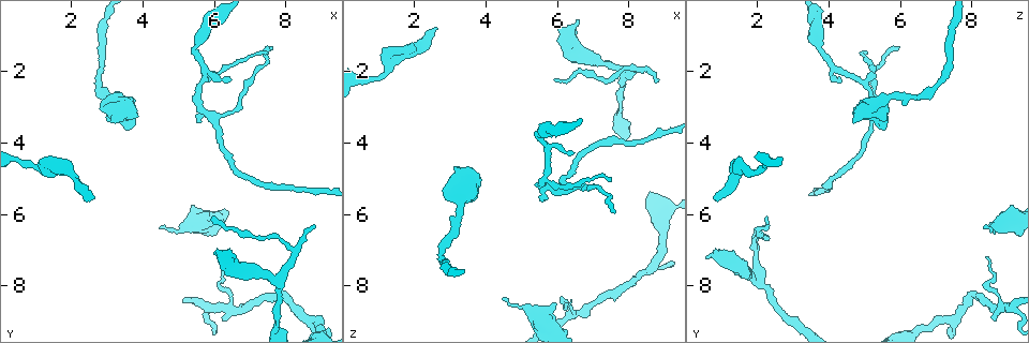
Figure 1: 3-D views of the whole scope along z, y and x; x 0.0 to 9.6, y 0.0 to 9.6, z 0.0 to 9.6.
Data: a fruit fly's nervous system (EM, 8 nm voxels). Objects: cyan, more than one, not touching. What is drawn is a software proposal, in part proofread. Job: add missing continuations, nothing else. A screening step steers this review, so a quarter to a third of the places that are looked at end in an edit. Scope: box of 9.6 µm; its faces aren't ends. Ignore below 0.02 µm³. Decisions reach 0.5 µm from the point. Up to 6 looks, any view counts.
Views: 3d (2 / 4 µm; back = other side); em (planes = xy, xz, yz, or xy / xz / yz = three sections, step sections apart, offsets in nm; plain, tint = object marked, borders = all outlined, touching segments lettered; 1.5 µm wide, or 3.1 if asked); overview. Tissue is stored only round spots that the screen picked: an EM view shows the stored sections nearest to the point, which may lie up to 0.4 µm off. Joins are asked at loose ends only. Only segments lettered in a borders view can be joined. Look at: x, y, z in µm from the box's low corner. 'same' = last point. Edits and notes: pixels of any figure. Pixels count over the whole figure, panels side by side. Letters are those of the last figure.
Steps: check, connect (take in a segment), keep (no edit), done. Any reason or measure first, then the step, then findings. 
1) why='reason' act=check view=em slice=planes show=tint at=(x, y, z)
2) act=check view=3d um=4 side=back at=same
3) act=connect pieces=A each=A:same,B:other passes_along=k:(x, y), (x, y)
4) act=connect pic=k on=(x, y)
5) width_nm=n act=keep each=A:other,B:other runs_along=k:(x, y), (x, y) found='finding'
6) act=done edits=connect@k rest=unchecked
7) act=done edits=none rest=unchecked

why='free end' act=check view=em slice=planes show=plain at=(6.40, 2.15, 4.25)

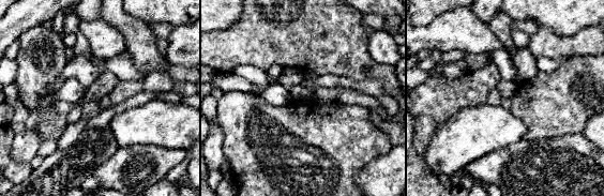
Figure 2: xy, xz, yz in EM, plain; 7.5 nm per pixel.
act=check view=em slice=planes show=borders at=same

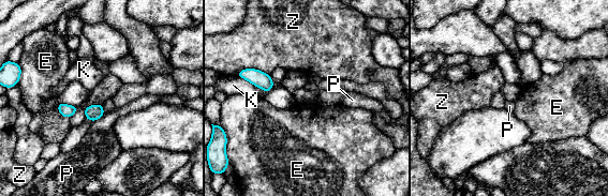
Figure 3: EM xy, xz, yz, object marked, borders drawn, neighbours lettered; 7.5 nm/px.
width_nm=120 act=keep each=E:other,K:other,P:other,Z:other border=3:(56, 105), (59, 112), (69, 118) found='none of them fits'

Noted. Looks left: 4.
why='free end' act=check view=em slice=yz step=4 show=borders at=(2.65, 5.55, 0.80)

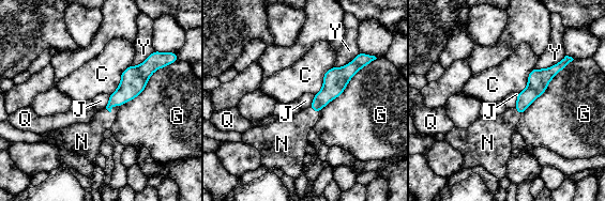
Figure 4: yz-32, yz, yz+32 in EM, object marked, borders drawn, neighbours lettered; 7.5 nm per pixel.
act=check view=em slice=planes show=borders at=same

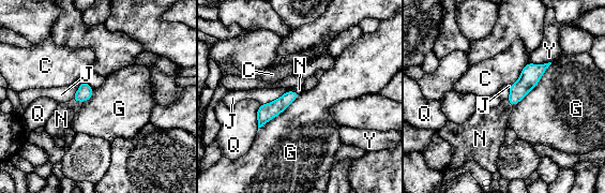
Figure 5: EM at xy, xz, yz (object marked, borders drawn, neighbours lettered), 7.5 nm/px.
act=connect pieces=N each=C:other,G:other,J:other,N:same,Q:other,Y:other passes_along=5:(84, 93), (77, 101), (64, 114) found='the cell continues'

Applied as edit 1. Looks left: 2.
why='free end' act=check view=em slice=yz step=8 show=borders at=(4.60, 6.35, 8.40)

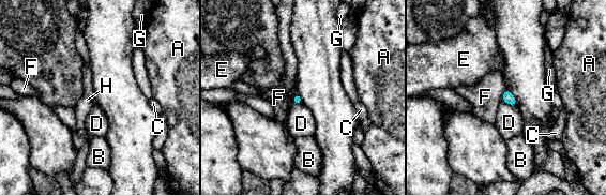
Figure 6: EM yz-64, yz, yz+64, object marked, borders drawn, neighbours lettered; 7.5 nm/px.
why='cut it another way' act=check view=em slice=planes show=borders at=same

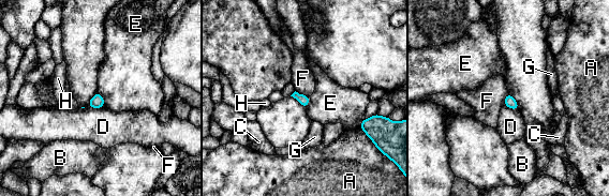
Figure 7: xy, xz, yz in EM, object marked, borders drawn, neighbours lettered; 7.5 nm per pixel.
longest_contact=D:140nm act=keep each=A:other,B:other,C:other,D:other,E:other,F:other,G:other,H:other border=7:(295, 90), (308, 96) found='no lettered segment goes on from it'

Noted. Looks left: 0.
act=done edits=connect@5 rest=unchecked

